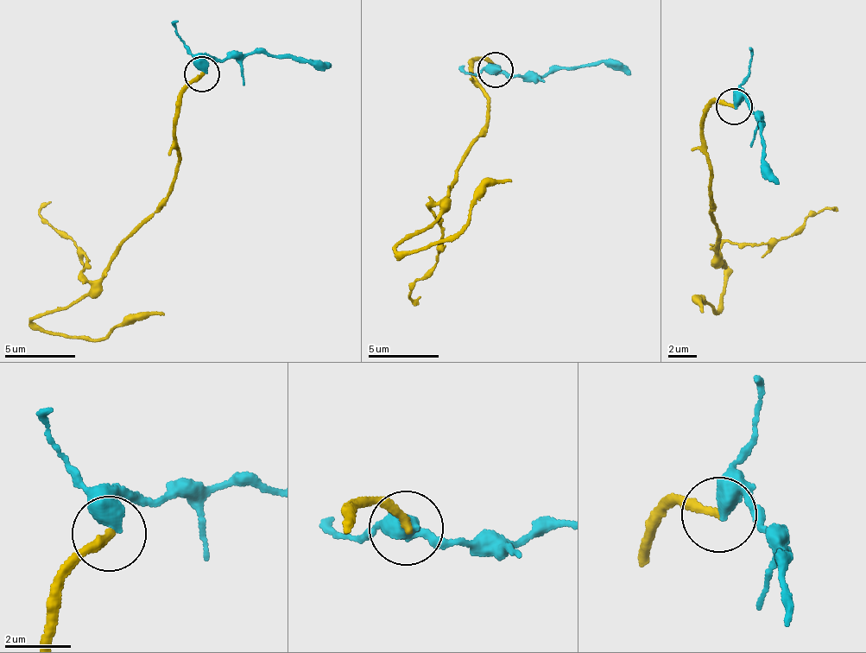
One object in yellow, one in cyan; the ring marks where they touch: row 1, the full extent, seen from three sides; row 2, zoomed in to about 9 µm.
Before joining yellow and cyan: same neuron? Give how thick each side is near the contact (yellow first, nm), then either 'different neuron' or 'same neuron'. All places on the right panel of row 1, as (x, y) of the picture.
260/550 nm | different neuron

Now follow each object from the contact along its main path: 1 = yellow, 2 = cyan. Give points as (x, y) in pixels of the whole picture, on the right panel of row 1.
1: (733, 106), (719, 100), (706, 110), (715, 258), (726, 265), (719, 313), (697, 301), (702, 308)
2: (733, 106), (745, 99), (764, 127), (765, 159), (778, 185)

